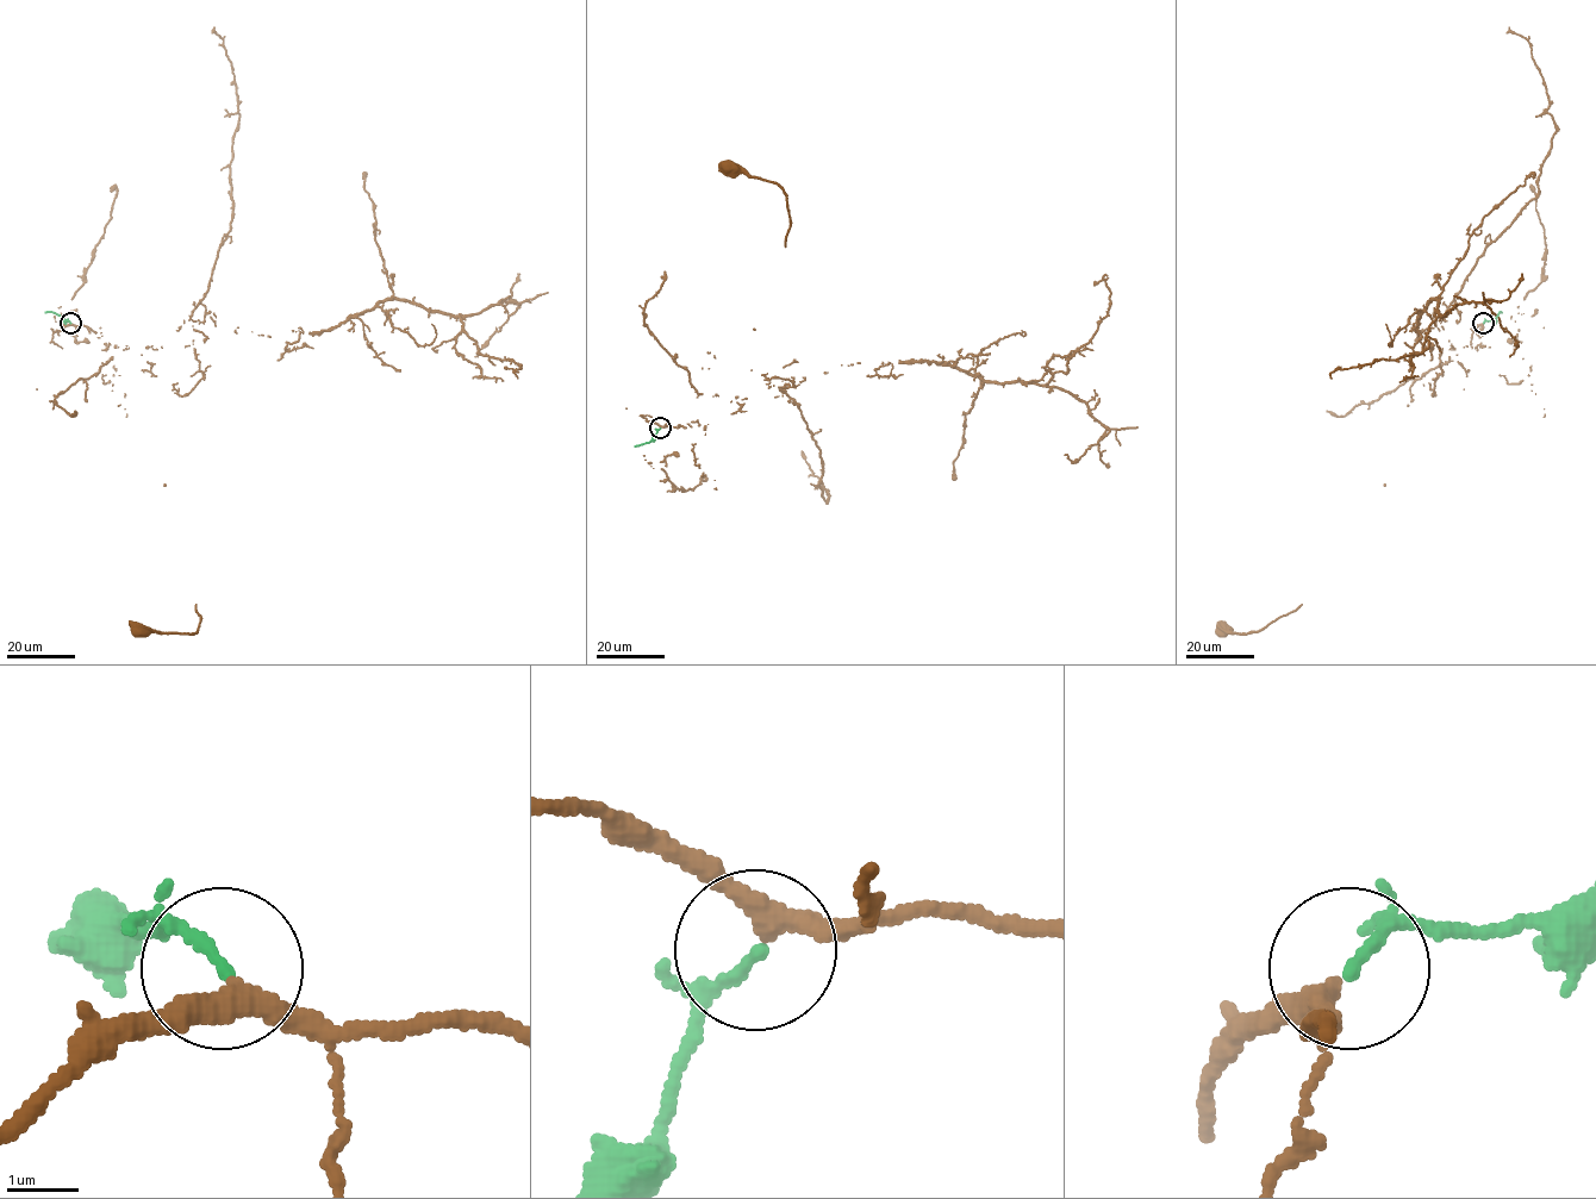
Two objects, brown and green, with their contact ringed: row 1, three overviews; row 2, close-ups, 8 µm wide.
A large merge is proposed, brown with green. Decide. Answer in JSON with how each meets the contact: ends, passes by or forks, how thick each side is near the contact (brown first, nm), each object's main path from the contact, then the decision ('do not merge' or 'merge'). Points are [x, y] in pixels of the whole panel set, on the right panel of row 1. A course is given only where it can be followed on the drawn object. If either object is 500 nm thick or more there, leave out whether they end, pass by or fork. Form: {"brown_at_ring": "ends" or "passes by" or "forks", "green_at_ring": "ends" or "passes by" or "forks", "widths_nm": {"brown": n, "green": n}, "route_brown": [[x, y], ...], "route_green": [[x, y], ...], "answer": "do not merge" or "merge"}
{"brown_at_ring": "passes by", "green_at_ring": "ends", "widths_nm": {"brown": 320, "green": 170}, "route_brown": [[1483, 323], [1481, 343], [1422, 375], [1384, 485], [1302, 604], [1260, 630], [1222, 628]], "route_green": [[1483, 323], [1494, 320], [1502, 312]], "answer": "merge"}

